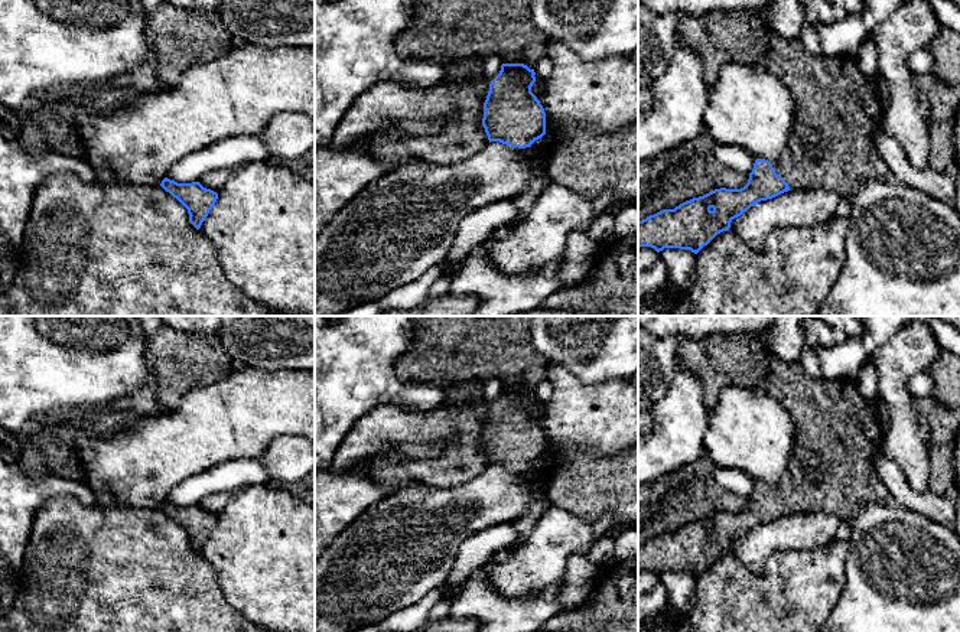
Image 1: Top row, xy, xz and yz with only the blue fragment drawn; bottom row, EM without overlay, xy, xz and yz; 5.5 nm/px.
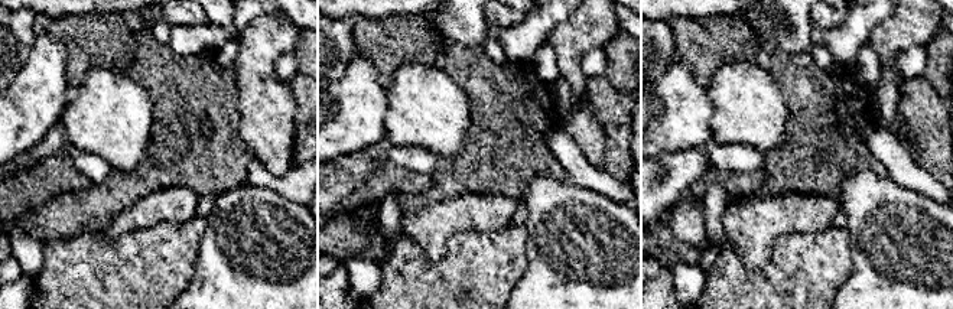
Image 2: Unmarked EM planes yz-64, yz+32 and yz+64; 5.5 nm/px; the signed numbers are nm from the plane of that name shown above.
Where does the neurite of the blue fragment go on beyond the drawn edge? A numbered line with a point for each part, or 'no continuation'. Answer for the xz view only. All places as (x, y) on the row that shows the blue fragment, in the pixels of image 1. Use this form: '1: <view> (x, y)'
1: xz (524, 201)

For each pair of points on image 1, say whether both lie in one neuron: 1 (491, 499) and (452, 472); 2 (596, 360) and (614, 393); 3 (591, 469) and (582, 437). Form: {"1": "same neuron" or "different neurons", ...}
{"1": "different neurons", "2": "different neurons", "3": "different neurons"}

